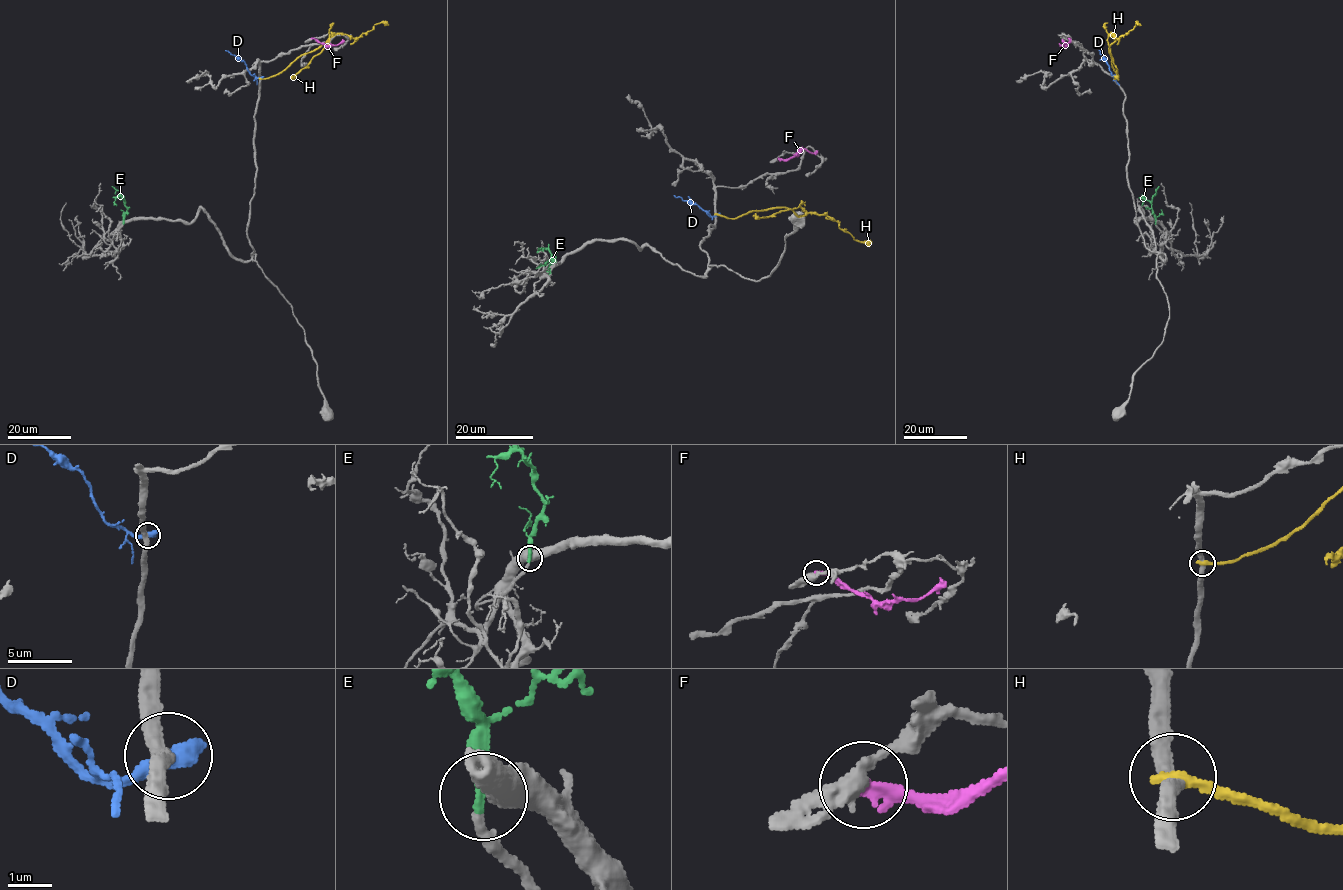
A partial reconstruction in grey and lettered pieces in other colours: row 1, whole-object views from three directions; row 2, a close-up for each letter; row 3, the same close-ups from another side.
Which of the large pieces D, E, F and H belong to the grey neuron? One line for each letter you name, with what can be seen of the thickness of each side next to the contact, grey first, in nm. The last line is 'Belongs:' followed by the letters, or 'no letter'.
E: Thickness 420 nm (grey) against 280 nm
Belongs: E

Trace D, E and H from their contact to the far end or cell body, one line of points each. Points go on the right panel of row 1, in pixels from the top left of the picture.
D: (1115, 77), (1099, 50)
E: (1155, 223), (1151, 204), (1143, 196), (1142, 205)
H: (1114, 79), (1118, 76), (1109, 53), (1109, 48), (1115, 40), (1113, 33), (1118, 38), (1137, 25)

